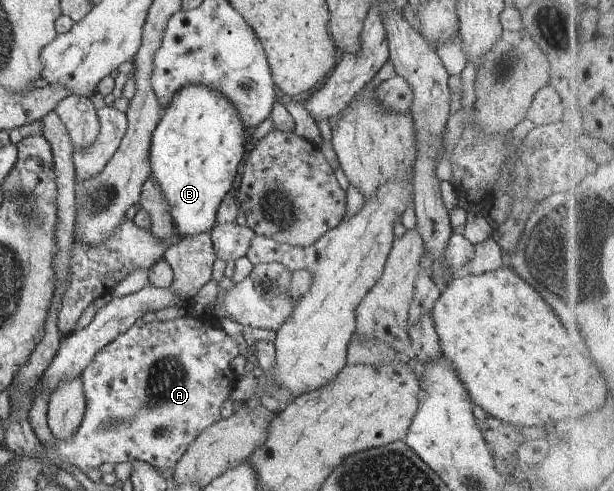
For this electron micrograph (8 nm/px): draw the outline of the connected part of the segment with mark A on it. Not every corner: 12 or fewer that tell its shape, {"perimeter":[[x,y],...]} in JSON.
{"perimeter":[[197,317],[134,323],[80,375],[40,461],[173,469],[220,417],[238,343]]}

